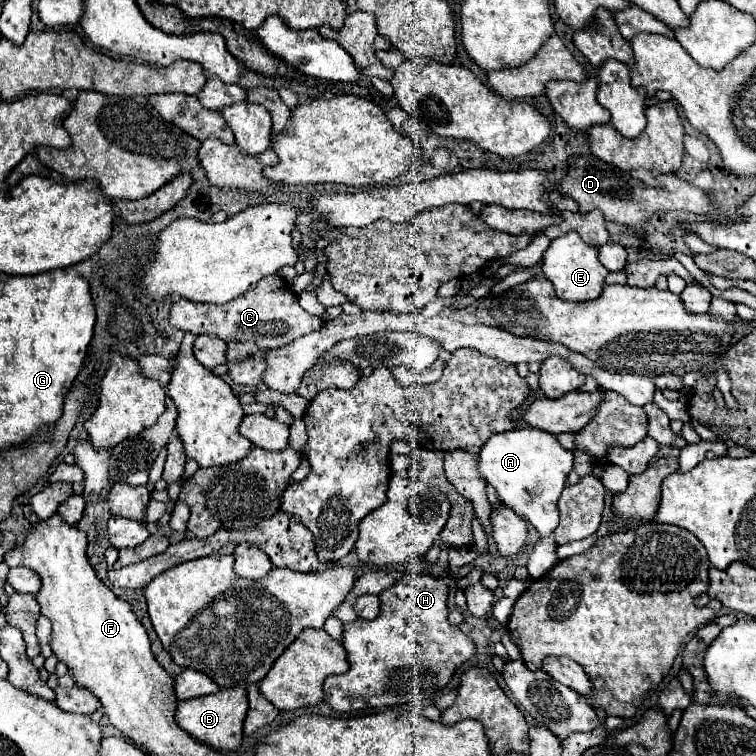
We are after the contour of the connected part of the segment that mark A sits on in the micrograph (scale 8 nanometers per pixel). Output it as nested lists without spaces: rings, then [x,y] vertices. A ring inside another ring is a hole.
[[[514,428],[510,432],[494,434],[480,450],[480,474],[496,488],[506,506],[540,530],[541,537],[526,562],[526,568],[534,580],[542,578],[558,562],[558,544],[554,544],[554,528],[558,526],[558,498],[566,484],[566,476],[572,470],[572,462],[574,454],[562,448],[556,436],[550,436],[538,428]]]

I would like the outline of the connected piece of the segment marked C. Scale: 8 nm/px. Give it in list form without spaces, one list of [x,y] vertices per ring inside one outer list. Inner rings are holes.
[[[280,276],[262,278],[256,288],[222,306],[194,304],[186,298],[180,298],[172,304],[168,320],[174,328],[180,328],[182,332],[220,336],[220,340],[224,342],[256,342],[260,348],[278,348],[294,338],[316,332],[324,324],[318,316],[310,316],[298,304],[298,296],[290,290],[290,284],[284,282]]]

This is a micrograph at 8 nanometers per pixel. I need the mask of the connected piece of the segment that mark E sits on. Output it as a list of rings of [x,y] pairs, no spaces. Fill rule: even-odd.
[[[568,232],[548,246],[542,258],[542,272],[546,280],[552,282],[558,298],[570,302],[586,302],[598,298],[602,294],[604,278],[608,276],[608,270],[598,260],[598,248],[586,244],[578,232]]]

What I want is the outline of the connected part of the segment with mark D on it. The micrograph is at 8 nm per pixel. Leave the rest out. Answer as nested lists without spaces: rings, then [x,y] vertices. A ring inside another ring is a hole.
[[[570,156],[568,158],[568,170],[566,174],[554,184],[554,188],[576,200],[578,202],[578,212],[590,212],[598,208],[606,220],[634,226],[634,224],[644,224],[654,212],[664,212],[664,210],[688,210],[694,214],[706,214],[712,210],[708,194],[672,174],[662,176],[662,186],[650,188],[644,182],[632,178],[628,172],[618,170],[612,164],[606,164],[594,156]]]

